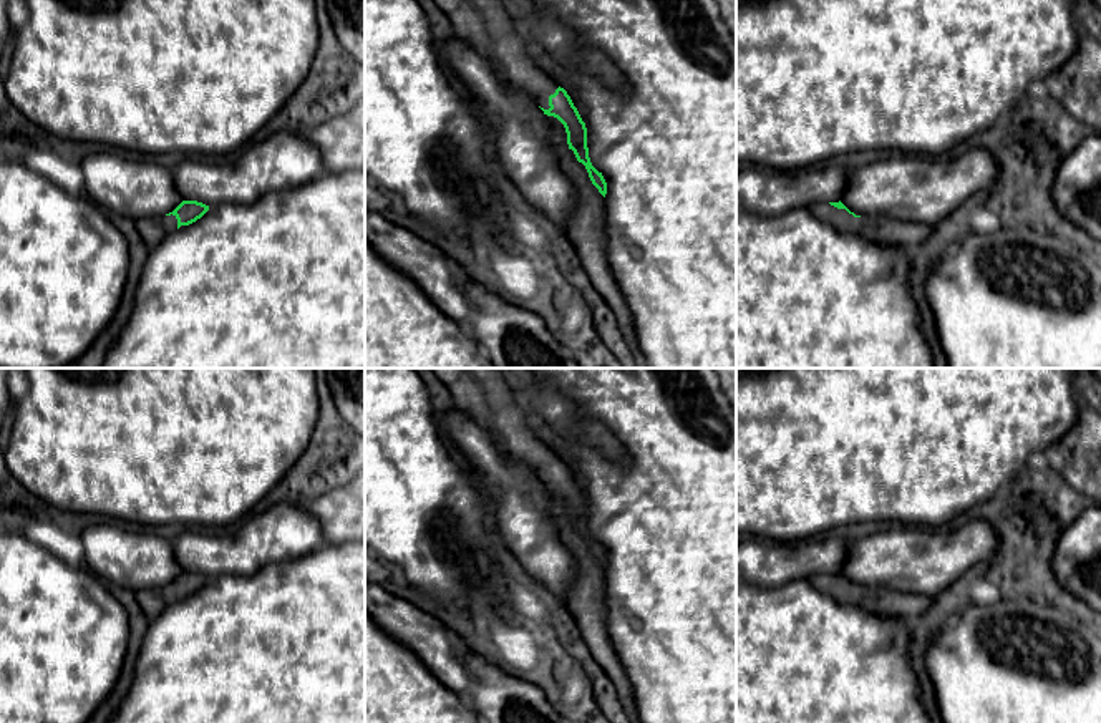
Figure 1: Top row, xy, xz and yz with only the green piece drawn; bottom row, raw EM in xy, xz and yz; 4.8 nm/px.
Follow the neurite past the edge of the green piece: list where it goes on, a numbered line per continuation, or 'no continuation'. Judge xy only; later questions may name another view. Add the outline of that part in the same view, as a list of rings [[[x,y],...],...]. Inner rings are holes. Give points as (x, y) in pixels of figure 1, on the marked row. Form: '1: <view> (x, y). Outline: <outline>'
1: xy (153, 229). Outline: [[[176,216],[143,217],[136,221],[138,232],[153,250],[166,235],[177,229]]]

